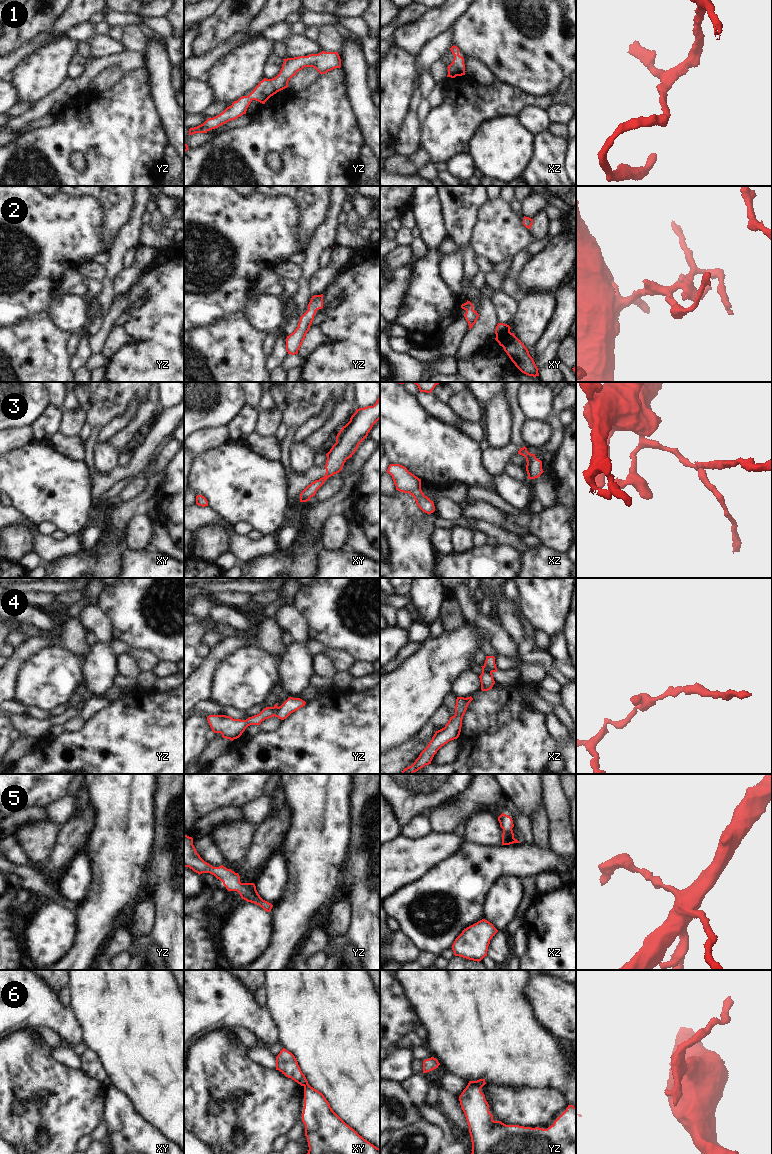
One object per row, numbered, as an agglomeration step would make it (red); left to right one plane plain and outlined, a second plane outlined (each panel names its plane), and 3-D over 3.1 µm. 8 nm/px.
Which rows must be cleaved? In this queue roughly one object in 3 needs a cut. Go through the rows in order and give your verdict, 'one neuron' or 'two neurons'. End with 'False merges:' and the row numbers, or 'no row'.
1: one neuron
2: one neuron
3: two neurons
4: one neuron
5: one neuron
6: two neurons
False merges: 3, 6

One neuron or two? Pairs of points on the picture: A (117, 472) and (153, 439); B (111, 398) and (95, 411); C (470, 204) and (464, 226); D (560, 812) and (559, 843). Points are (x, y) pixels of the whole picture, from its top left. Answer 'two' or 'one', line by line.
A: one
B: one
C: one
D: one

